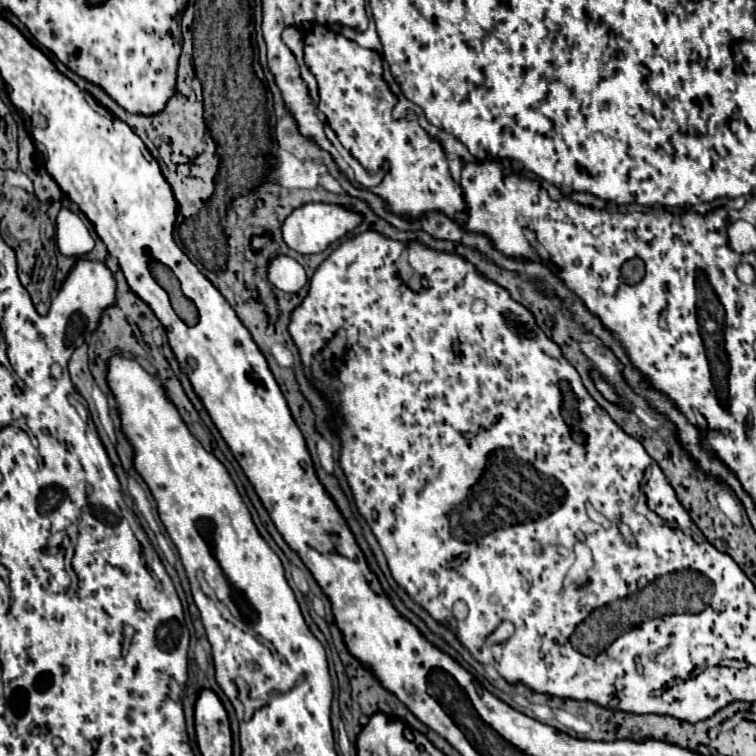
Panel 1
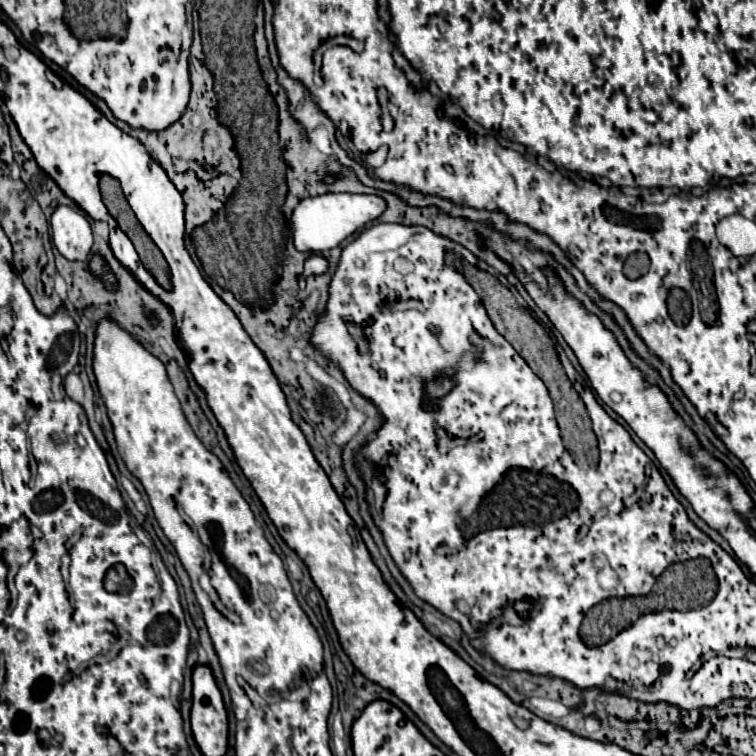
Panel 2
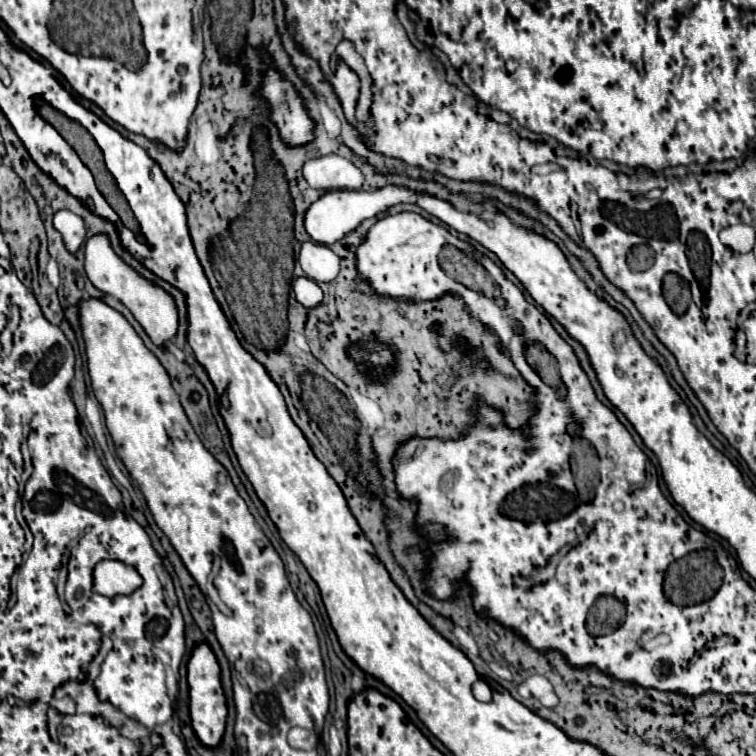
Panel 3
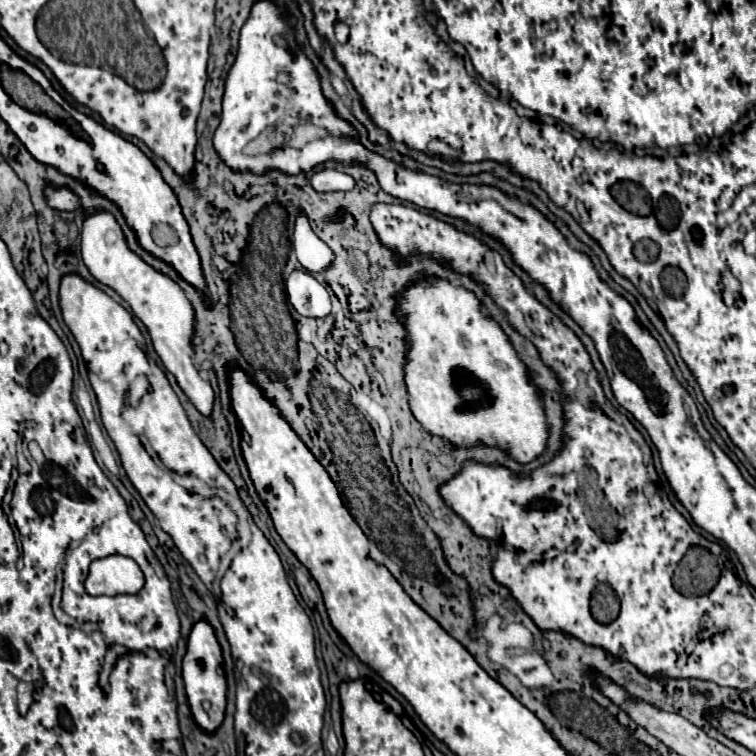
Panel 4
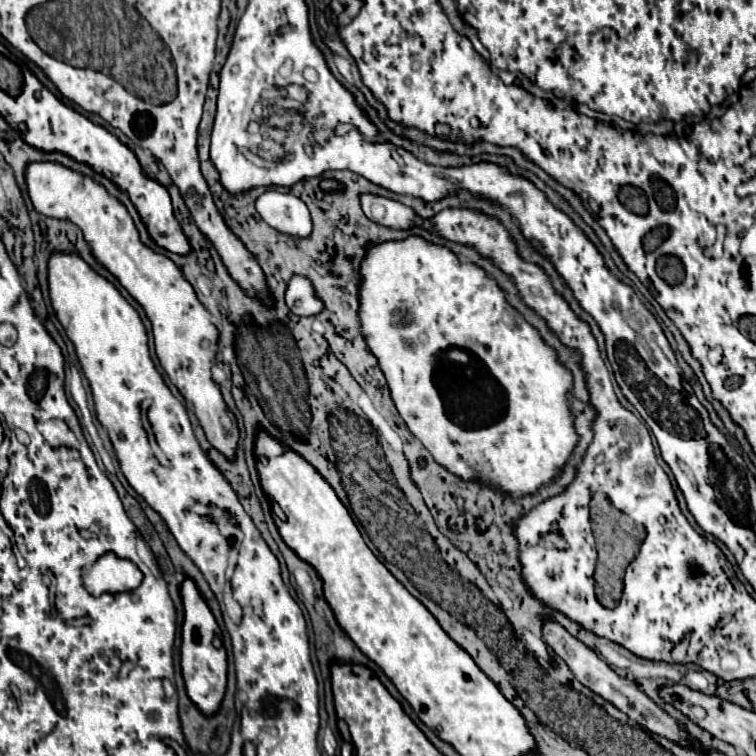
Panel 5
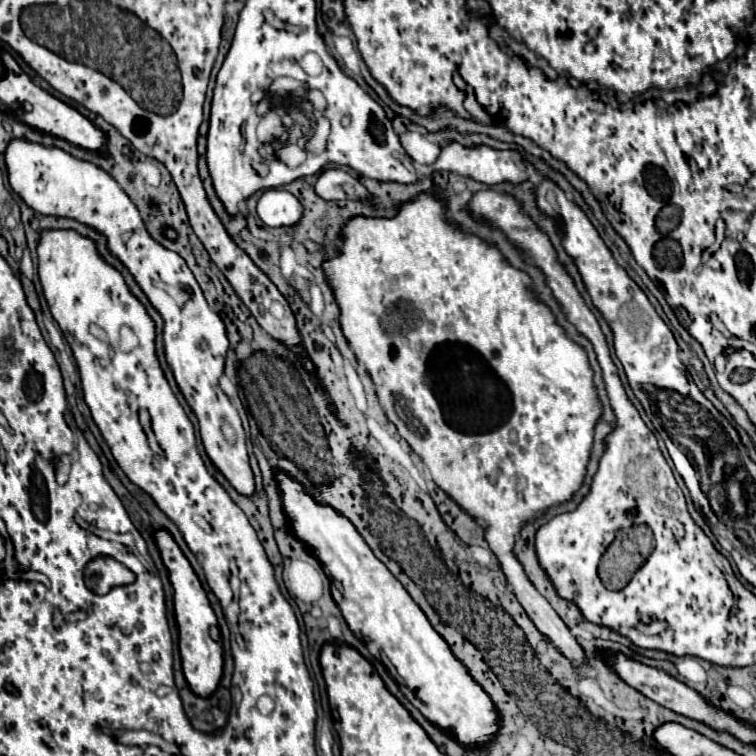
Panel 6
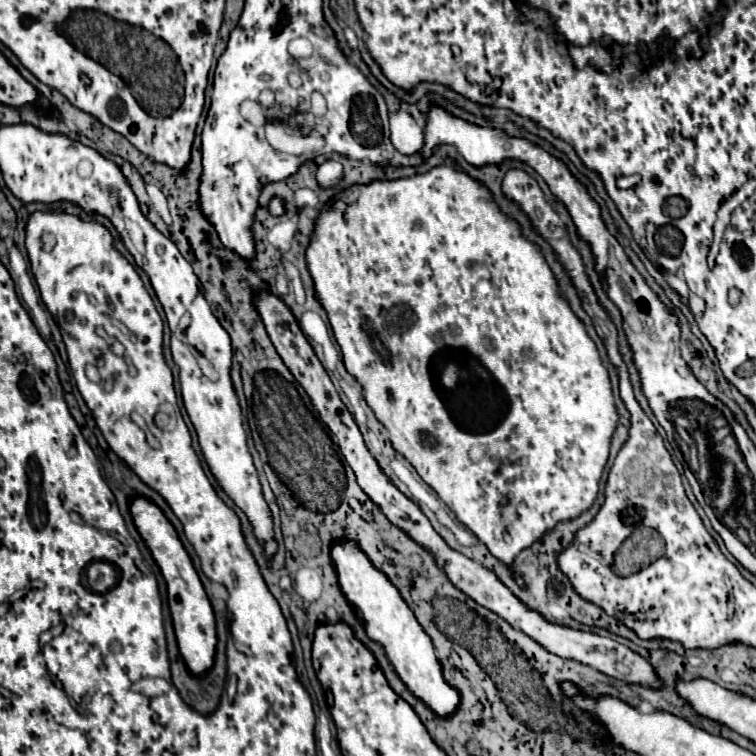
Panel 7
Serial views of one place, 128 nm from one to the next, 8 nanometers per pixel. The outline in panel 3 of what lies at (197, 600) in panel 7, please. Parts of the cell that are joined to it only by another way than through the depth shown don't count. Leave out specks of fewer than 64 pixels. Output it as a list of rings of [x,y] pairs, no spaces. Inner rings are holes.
[[[198,644],[192,652],[192,658],[188,662],[188,686],[190,686],[190,718],[192,728],[198,736],[198,740],[206,748],[216,748],[222,742],[224,724],[226,724],[226,698],[220,684],[220,666],[216,662],[216,656],[212,654],[210,646]]]

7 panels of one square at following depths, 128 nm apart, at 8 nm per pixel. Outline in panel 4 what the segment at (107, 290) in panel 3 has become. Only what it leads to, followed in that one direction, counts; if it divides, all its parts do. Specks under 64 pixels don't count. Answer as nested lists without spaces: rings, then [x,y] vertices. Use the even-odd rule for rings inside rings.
[[[98,212],[86,216],[82,226],[82,260],[90,274],[104,286],[110,286],[118,292],[132,308],[134,316],[142,320],[152,338],[154,350],[164,362],[164,366],[176,376],[178,386],[184,390],[188,400],[206,416],[212,412],[214,392],[206,380],[200,378],[198,370],[192,366],[192,328],[194,328],[194,310],[182,288],[168,276],[156,272],[140,256],[128,250],[124,234],[108,212]]]

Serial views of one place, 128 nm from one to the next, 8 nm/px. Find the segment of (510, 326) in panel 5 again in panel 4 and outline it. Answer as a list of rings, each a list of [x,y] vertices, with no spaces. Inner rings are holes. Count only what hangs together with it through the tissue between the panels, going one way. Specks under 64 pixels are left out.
[[[426,278],[422,284],[408,288],[398,298],[398,316],[408,330],[410,342],[406,364],[410,408],[416,420],[428,432],[460,446],[474,446],[476,442],[500,446],[518,462],[530,462],[544,452],[548,428],[542,402],[538,398],[538,388],[528,384],[526,368],[518,360],[516,350],[500,326],[482,314],[482,308],[472,292],[446,280]]]

